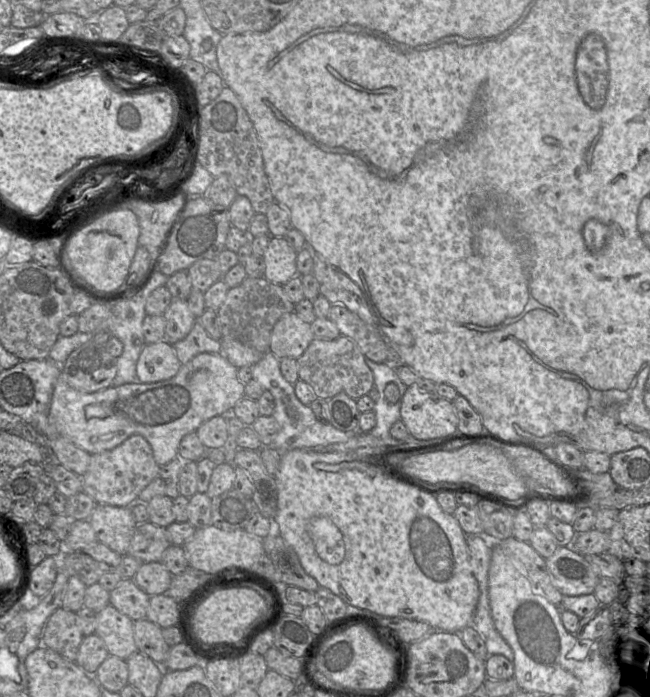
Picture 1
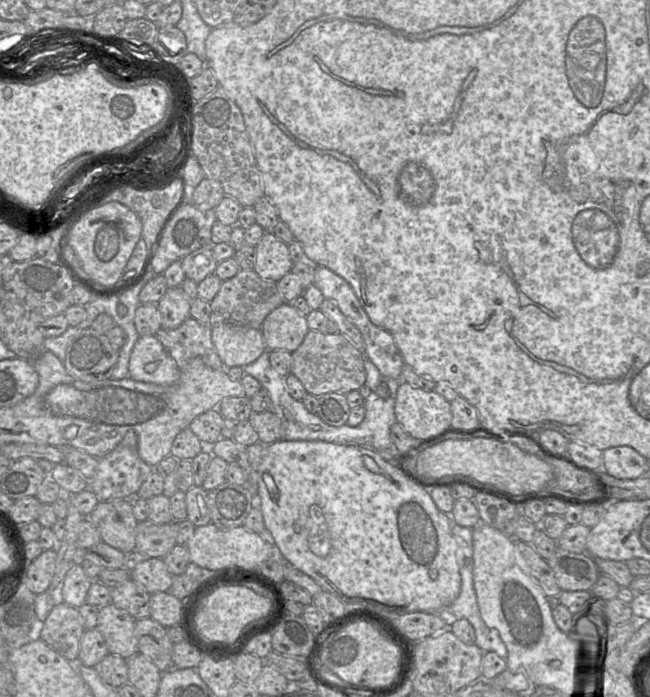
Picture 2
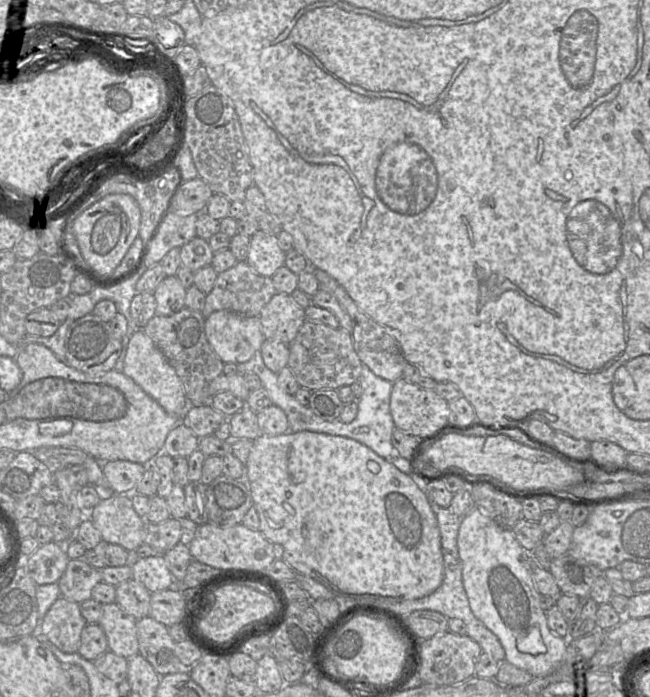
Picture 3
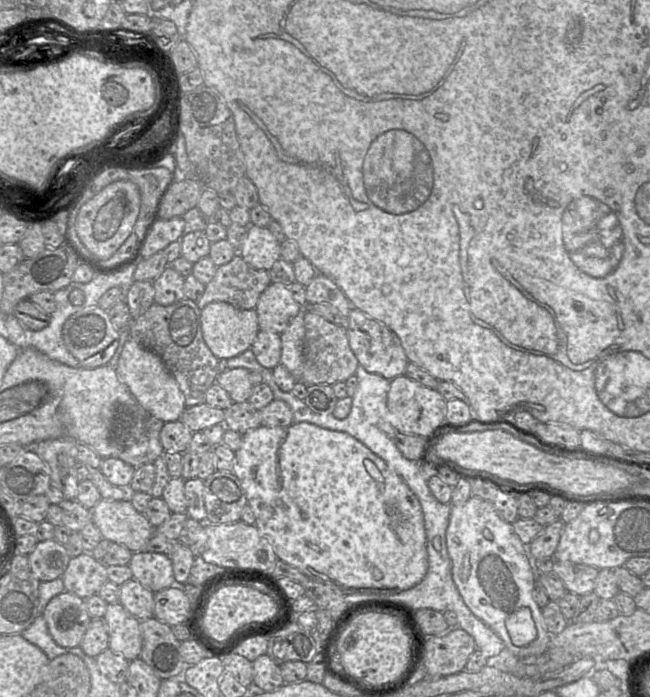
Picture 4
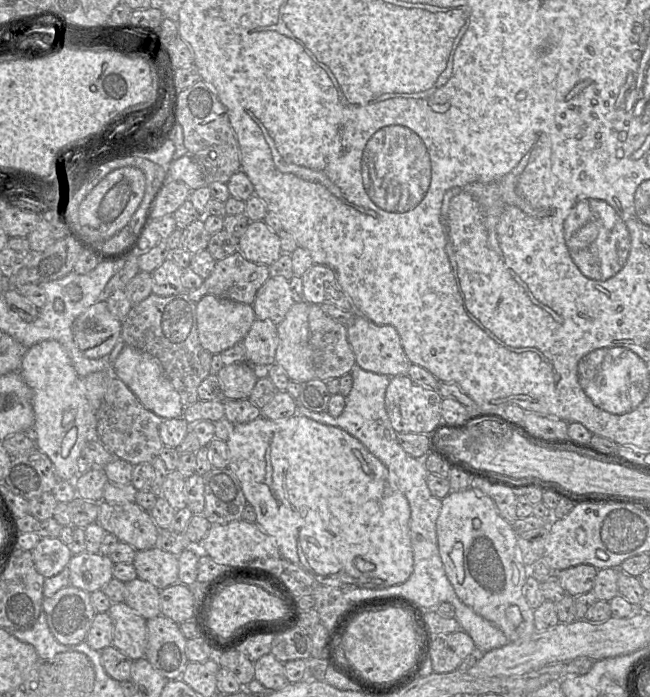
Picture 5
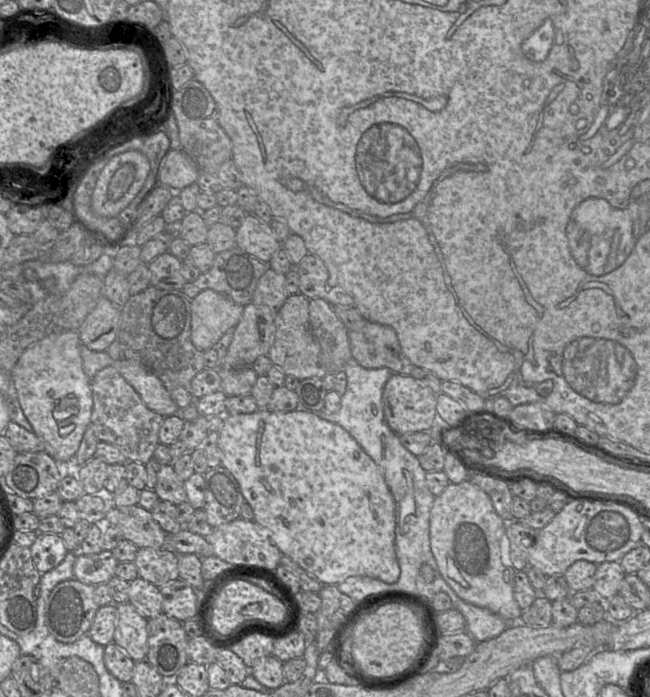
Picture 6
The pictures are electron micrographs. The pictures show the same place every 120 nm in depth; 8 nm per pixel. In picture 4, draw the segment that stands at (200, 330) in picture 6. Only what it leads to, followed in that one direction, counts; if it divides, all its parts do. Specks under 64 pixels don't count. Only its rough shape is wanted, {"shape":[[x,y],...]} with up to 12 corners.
{"shape":[[226,302],[201,309],[203,339],[218,359],[250,349],[255,309]]}

